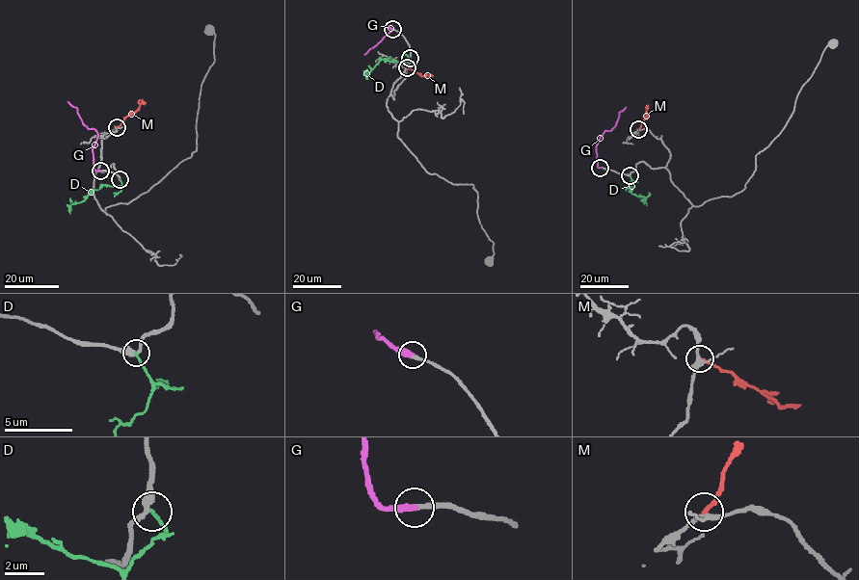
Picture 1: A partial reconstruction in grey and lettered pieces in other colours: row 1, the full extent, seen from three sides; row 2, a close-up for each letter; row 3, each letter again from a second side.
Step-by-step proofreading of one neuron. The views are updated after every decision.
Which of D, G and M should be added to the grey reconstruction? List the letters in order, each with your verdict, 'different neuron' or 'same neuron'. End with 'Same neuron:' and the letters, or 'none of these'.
D: different neuron
G: same neuron
M: different neuron
Same neuron: G

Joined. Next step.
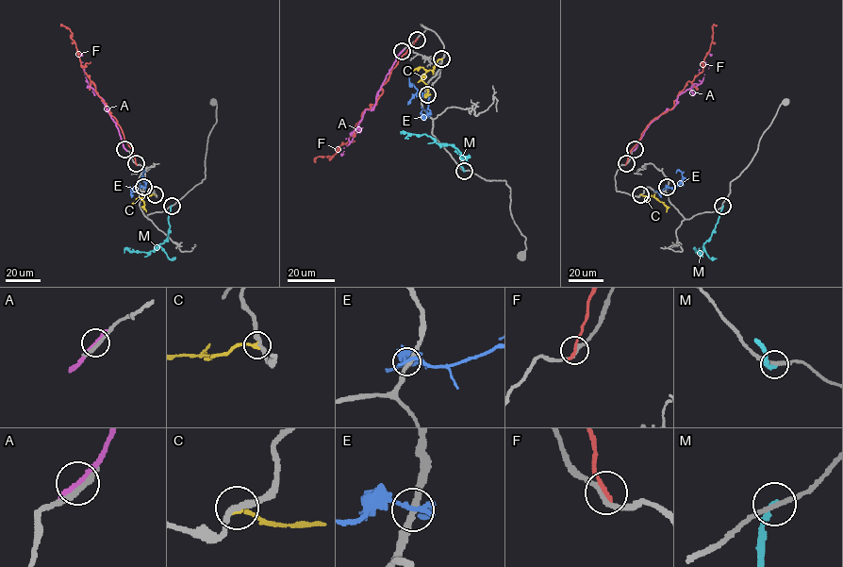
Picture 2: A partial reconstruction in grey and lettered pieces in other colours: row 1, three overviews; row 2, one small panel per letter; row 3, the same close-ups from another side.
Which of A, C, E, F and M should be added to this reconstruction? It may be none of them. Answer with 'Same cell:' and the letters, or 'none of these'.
Same cell: none of these

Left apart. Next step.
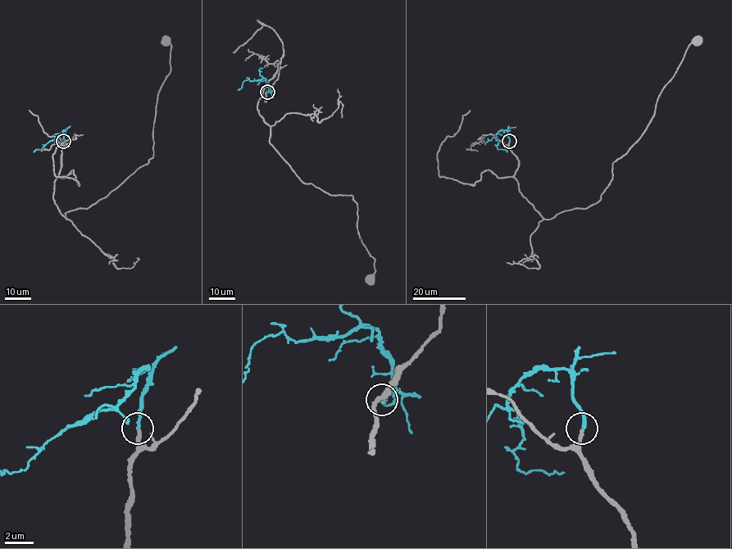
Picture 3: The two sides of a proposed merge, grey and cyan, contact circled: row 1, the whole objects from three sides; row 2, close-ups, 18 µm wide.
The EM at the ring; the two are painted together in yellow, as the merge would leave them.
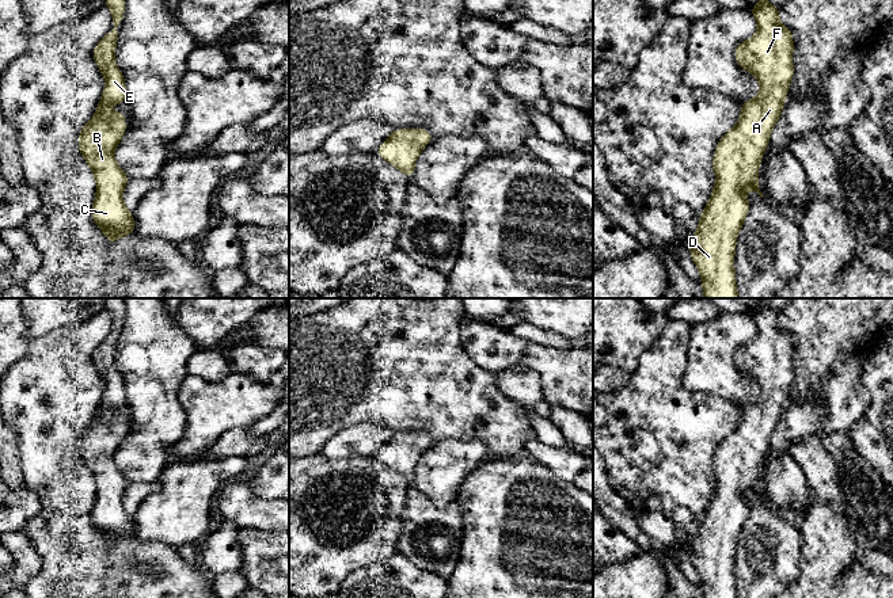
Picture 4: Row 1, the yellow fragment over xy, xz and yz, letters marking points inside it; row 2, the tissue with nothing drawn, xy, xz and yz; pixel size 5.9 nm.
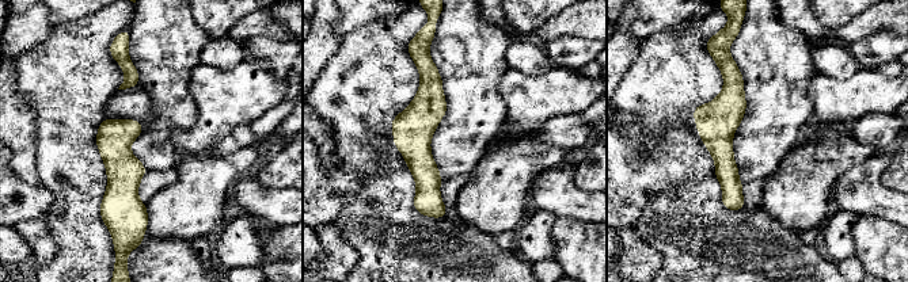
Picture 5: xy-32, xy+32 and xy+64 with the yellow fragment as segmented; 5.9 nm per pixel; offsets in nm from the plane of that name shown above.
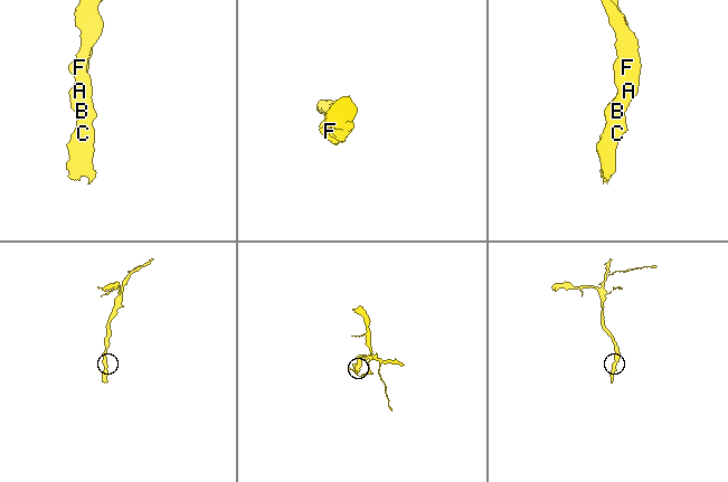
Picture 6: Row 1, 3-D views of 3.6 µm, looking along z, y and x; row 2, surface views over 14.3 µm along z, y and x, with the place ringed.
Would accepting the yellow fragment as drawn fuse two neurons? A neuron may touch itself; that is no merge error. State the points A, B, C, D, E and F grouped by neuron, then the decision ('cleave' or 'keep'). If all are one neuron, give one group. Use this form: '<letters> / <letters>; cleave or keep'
A B C D E F; keep

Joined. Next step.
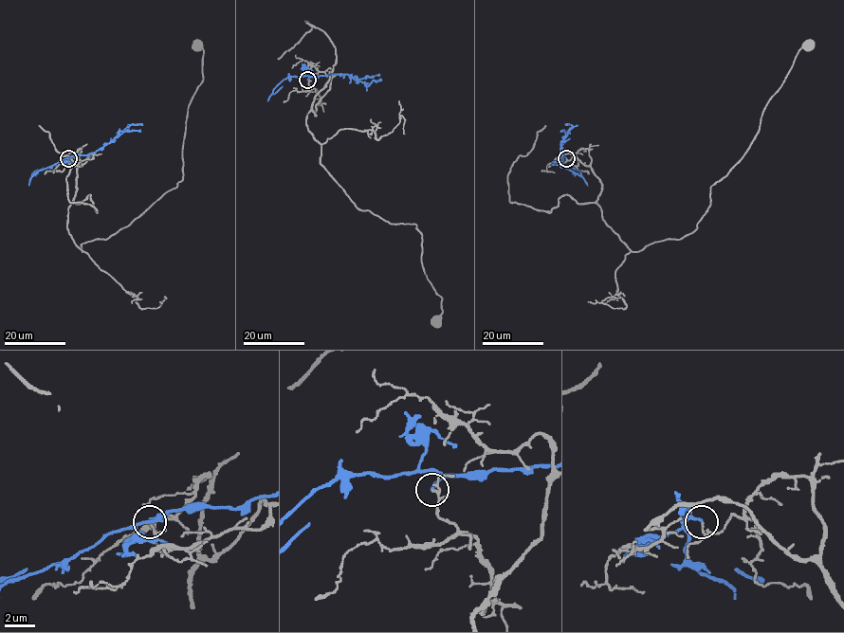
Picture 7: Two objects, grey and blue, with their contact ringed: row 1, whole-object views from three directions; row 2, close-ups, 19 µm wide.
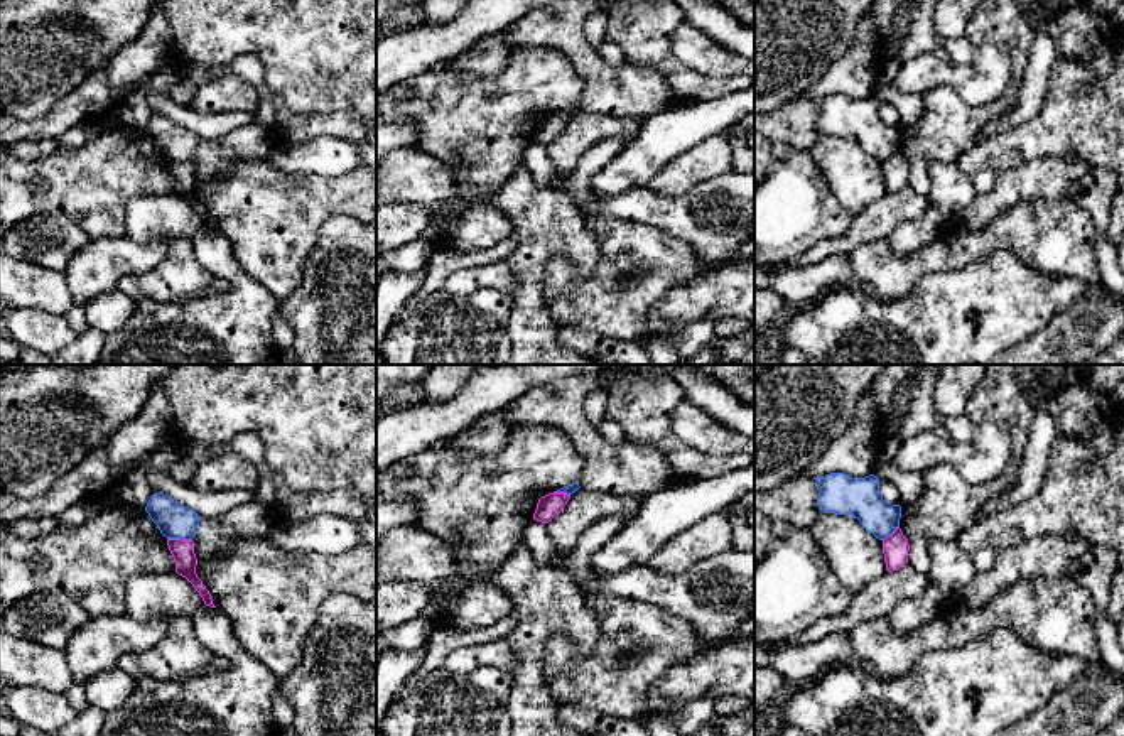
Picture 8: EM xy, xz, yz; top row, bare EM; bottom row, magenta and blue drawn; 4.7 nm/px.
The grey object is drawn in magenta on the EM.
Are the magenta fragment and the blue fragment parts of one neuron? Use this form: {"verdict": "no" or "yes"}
{"verdict": "no"}

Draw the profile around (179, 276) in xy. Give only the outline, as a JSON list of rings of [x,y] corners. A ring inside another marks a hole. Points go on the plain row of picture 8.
[[[177,238],[169,243],[167,257],[160,265],[123,277],[118,290],[135,302],[142,299],[169,302],[201,295],[213,280],[211,272],[196,258],[191,238]]]

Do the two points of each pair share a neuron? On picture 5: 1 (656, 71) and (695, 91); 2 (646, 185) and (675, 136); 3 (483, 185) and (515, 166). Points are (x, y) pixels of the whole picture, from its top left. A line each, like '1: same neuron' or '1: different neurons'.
1: same neuron
2: same neuron
3: same neuron

